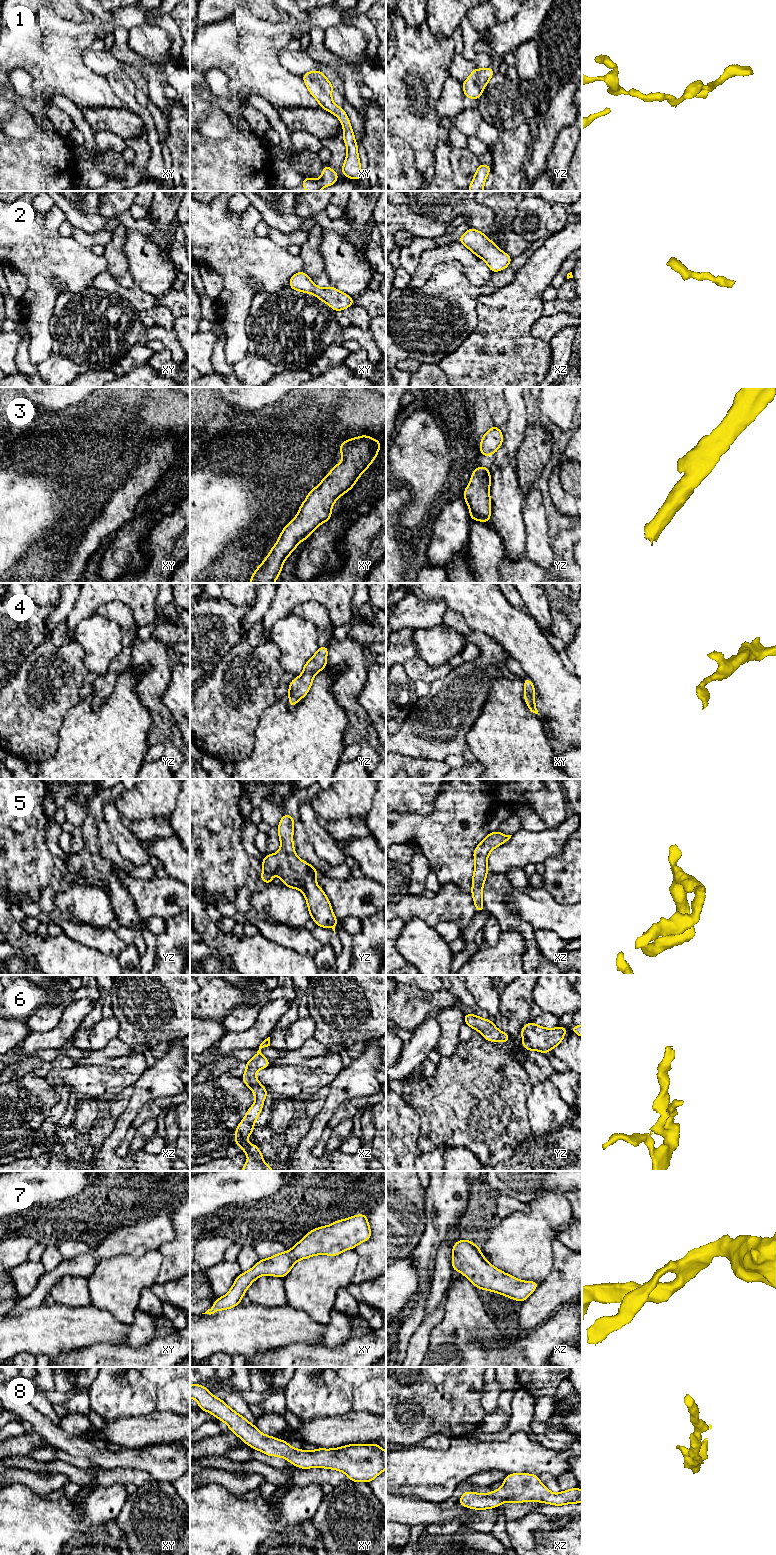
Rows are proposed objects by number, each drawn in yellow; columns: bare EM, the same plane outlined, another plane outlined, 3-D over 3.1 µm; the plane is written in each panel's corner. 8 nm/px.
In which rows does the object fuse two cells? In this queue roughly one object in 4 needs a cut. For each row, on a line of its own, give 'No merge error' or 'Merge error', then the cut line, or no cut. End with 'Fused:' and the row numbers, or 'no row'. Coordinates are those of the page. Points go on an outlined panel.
1: No merge error. No split
2: No merge error. No split
3: No merge error. No split
4: No merge error. No split
5: No merge error. No split
6: No merge error. No split
7: No merge error. No split
8: No merge error. No split
Fused: no row

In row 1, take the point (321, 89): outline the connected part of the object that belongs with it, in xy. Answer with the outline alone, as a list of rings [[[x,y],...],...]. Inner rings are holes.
[[[319,70],[307,72],[301,77],[310,94],[319,102],[320,108],[337,116],[342,124],[343,141],[347,147],[342,173],[349,179],[361,180],[362,170],[355,136],[345,110],[343,107],[338,107],[332,100],[333,84]]]

